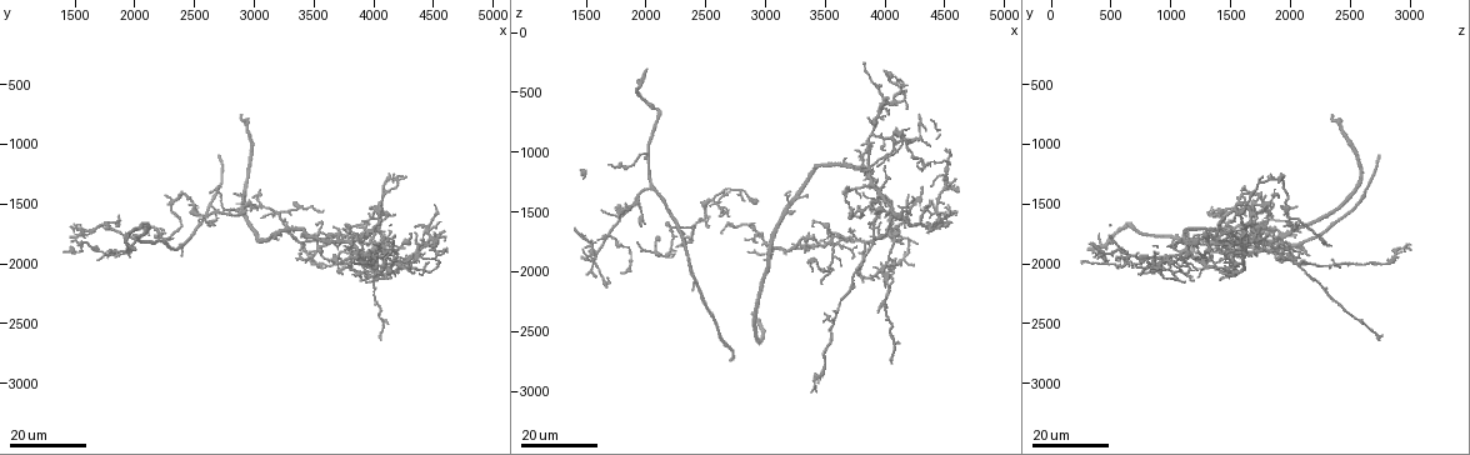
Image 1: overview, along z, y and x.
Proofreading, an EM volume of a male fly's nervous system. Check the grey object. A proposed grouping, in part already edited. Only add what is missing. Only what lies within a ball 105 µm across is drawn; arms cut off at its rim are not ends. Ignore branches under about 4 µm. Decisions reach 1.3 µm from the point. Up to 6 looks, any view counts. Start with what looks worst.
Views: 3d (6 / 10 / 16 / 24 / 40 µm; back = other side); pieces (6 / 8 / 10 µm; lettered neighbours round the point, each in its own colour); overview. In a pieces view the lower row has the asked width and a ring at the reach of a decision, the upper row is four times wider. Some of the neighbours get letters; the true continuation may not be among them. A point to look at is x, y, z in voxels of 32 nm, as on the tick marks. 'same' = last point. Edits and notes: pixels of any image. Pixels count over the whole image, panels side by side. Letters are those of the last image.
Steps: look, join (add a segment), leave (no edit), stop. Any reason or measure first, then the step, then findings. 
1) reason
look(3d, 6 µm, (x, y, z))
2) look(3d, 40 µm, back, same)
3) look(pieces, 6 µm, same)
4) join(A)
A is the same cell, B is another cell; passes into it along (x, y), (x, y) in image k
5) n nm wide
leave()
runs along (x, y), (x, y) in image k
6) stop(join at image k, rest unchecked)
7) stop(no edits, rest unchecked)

branch stops here
look(3d, 16 µm, (3920, 1860, 2320))

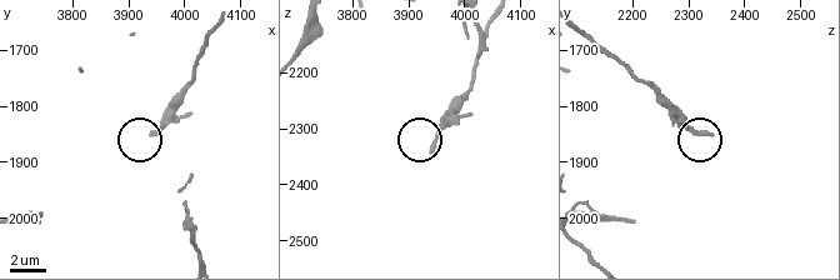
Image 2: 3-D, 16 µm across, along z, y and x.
what lies round it
look(pieces, 10 µm, (3945, 1850, 2340))

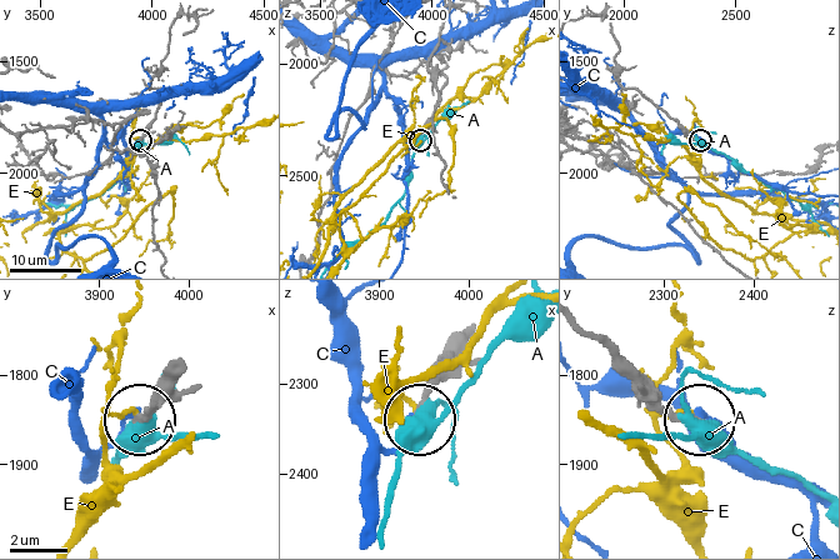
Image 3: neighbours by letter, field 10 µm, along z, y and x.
leave()
A, C and E are other cells; runs along (583, 326), (669, 405), (695, 418) in image 3; none of them fits

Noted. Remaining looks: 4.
branch stops here
look(3d, 16 µm, (2380, 1940, 2140))

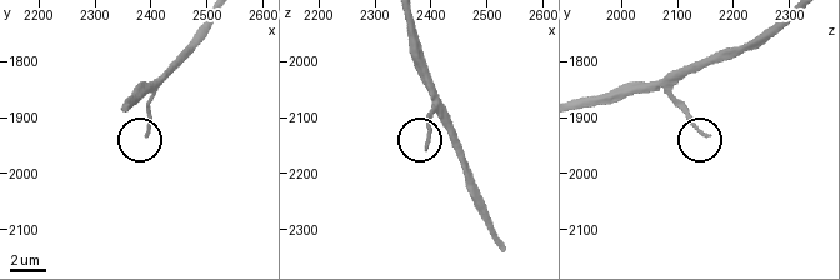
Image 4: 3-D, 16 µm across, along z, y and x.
see the neighbours
look(pieces, 8 µm, (2390, 1935, 2150))

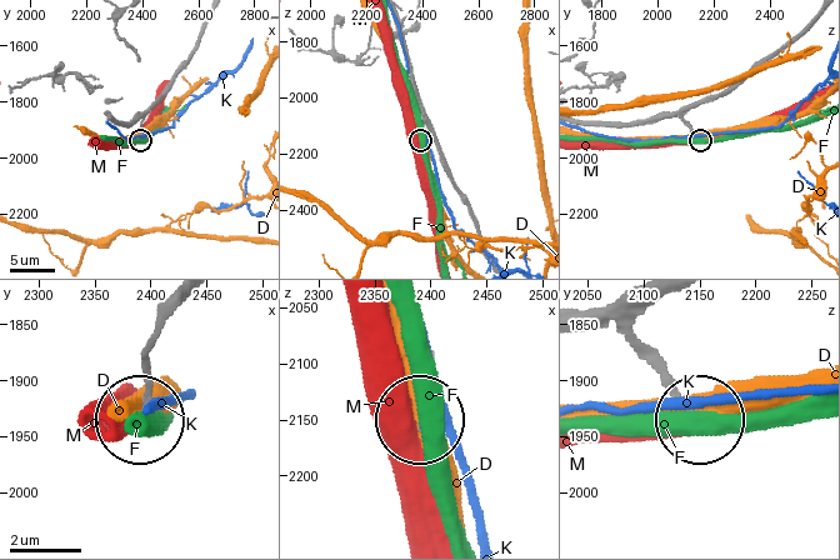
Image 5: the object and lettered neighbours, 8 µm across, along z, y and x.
leave()
D, F, K and M are other cells; runs along (580, 120), (640, 123), (674, 115), (700, 140) in image 5; no lettered segment goes on from it

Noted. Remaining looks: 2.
long arm stops here
look(3d, 24 µm, (4320, 1760, 1280))

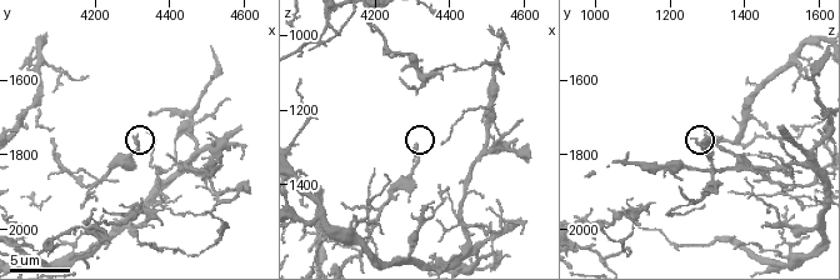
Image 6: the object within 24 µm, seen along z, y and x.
see the neighbours
look(pieces, 10 µm, (4310, 1750, 1300))

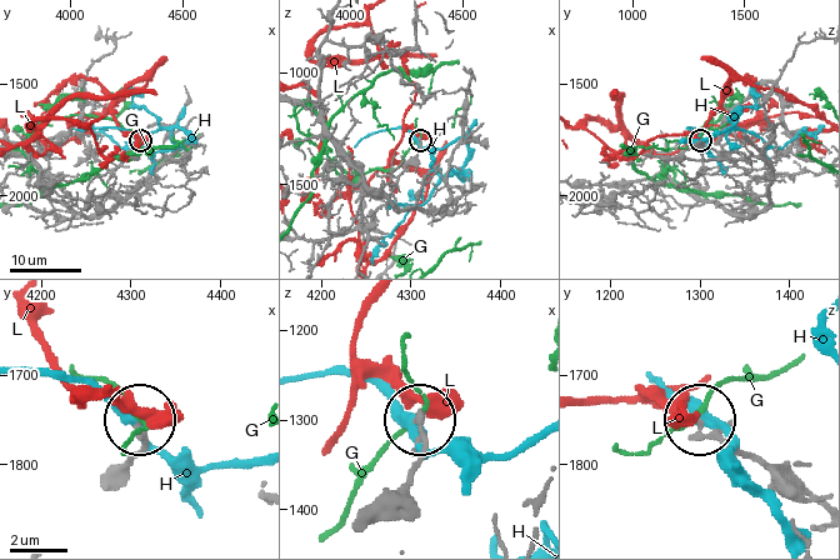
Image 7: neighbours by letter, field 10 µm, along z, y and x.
leave()
G, H and L are other cells; runs along (381, 504), (423, 446), (420, 420) in image 7; no lettered segment goes on from it

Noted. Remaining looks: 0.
stop(no edits, rest unchecked)

